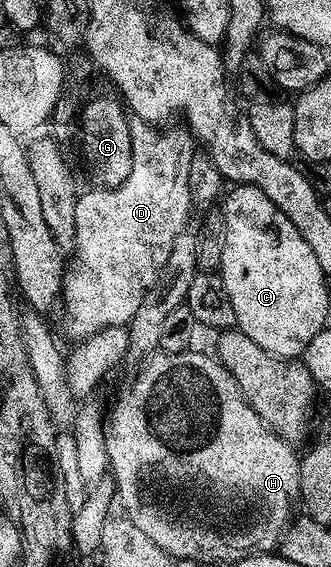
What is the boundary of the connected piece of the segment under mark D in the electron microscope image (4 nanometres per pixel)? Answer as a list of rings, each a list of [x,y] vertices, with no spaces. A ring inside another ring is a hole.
[[[134,120],[132,122],[133,135],[133,155],[131,160],[131,173],[127,175],[123,183],[113,188],[90,188],[90,193],[82,192],[78,196],[75,203],[75,254],[77,258],[74,259],[73,265],[71,261],[71,268],[66,272],[63,278],[63,305],[65,301],[65,313],[69,318],[65,321],[65,329],[70,333],[74,339],[82,339],[95,335],[96,332],[102,331],[103,328],[115,327],[116,325],[128,326],[136,311],[139,310],[139,305],[143,302],[143,297],[154,286],[158,284],[157,276],[164,271],[165,265],[170,264],[170,257],[174,253],[174,245],[177,244],[181,233],[185,229],[185,220],[189,217],[189,209],[193,205],[192,197],[188,193],[188,171],[191,170],[192,159],[195,156],[195,138],[188,128],[181,127],[181,129],[169,129],[173,127],[154,127],[147,121]]]

